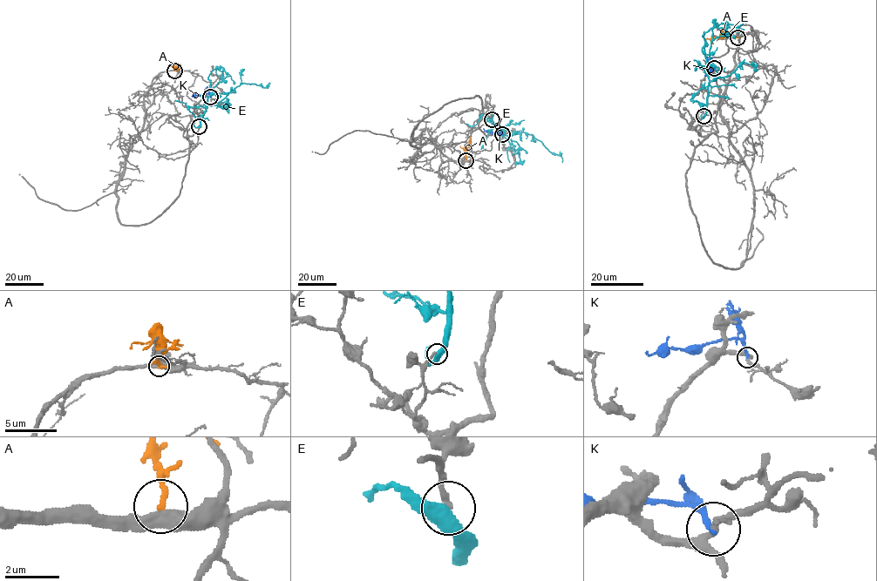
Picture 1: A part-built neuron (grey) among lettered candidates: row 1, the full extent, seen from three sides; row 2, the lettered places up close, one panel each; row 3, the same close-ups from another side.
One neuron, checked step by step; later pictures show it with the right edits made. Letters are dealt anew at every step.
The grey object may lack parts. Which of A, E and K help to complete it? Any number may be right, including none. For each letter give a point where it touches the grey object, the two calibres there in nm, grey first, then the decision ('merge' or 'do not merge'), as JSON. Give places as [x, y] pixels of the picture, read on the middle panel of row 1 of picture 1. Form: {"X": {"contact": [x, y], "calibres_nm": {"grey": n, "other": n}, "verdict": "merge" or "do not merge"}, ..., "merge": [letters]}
{"A": {"contact": [465, 160], "calibres_nm": {"grey": 440, "other": 200}, "verdict": "do not merge"}, "E": {"contact": [492, 119], "calibres_nm": {"grey": 200, "other": 440}, "verdict": "do not merge"}, "K": {"contact": [502, 134], "calibres_nm": {"grey": 200, "other": 220}, "verdict": "do not merge"}, "merge": []}

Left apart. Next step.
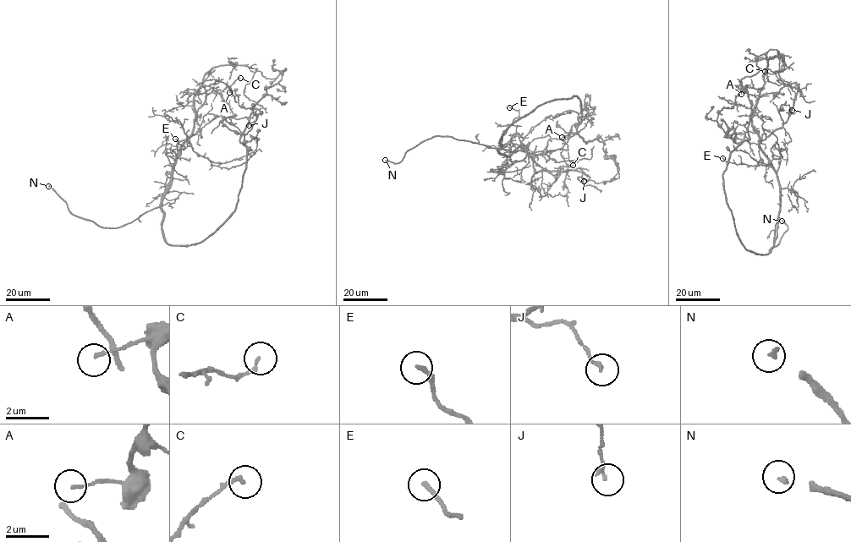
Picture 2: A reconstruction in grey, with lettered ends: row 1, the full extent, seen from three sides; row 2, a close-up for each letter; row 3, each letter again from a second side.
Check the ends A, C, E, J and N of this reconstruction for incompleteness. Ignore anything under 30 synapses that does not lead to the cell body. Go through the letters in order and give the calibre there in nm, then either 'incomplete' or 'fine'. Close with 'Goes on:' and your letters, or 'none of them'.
A: 130 nm | fine
C: 150 nm | fine
E: 200 nm | fine
J: 160 nm | fine
N: 170 nm | incomplete
Goes on: N

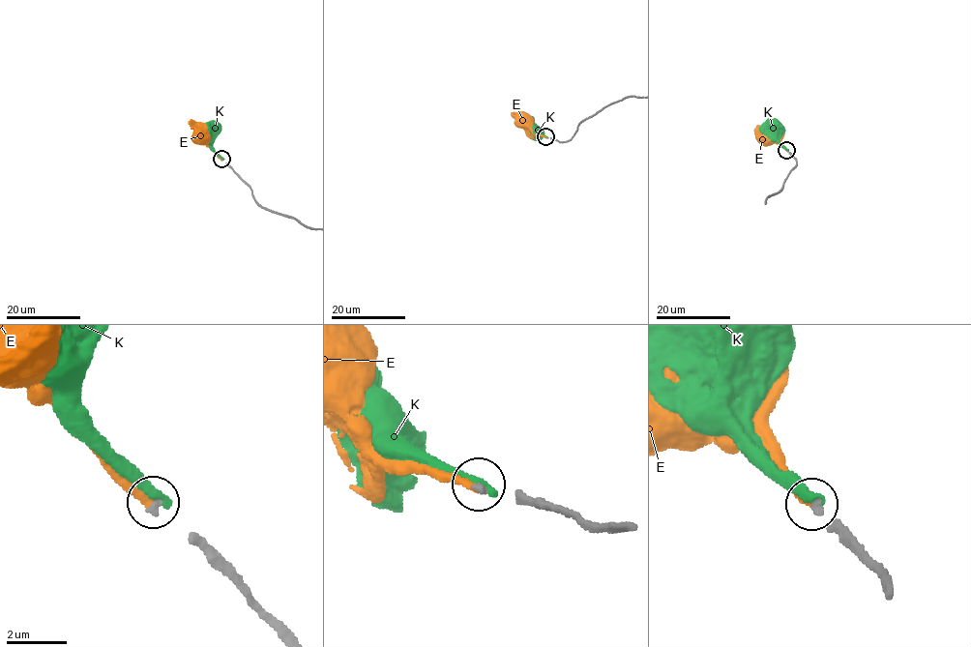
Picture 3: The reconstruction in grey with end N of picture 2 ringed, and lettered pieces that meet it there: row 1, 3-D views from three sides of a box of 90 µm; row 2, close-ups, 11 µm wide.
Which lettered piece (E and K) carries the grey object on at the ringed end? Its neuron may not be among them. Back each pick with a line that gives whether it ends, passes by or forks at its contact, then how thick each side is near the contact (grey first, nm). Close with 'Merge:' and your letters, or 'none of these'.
E: it ends there; 170 nm thick on the grey side, 280 nm on the other
Merge: E

